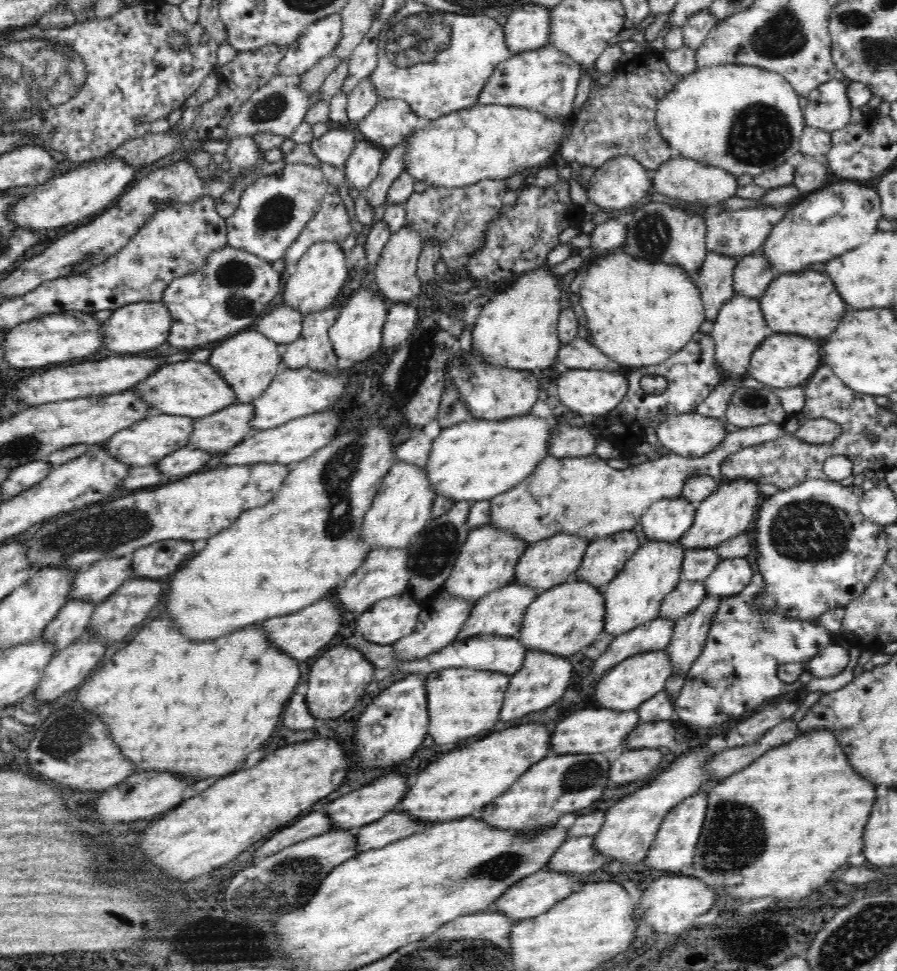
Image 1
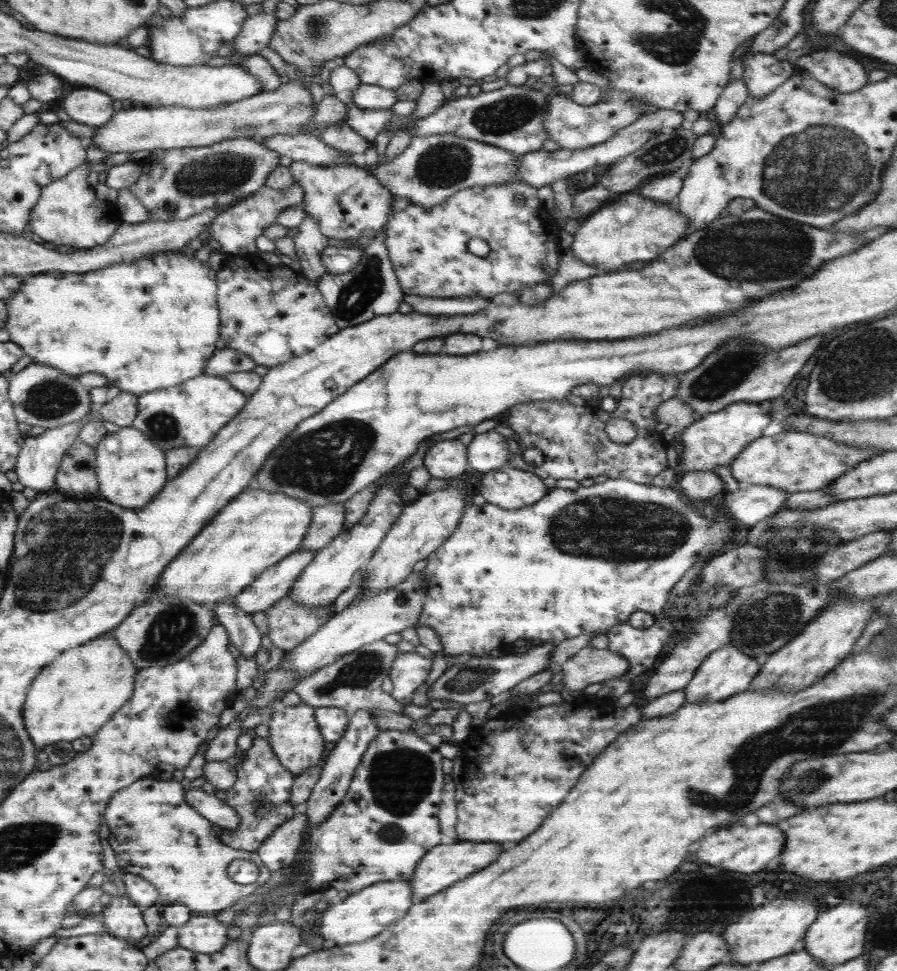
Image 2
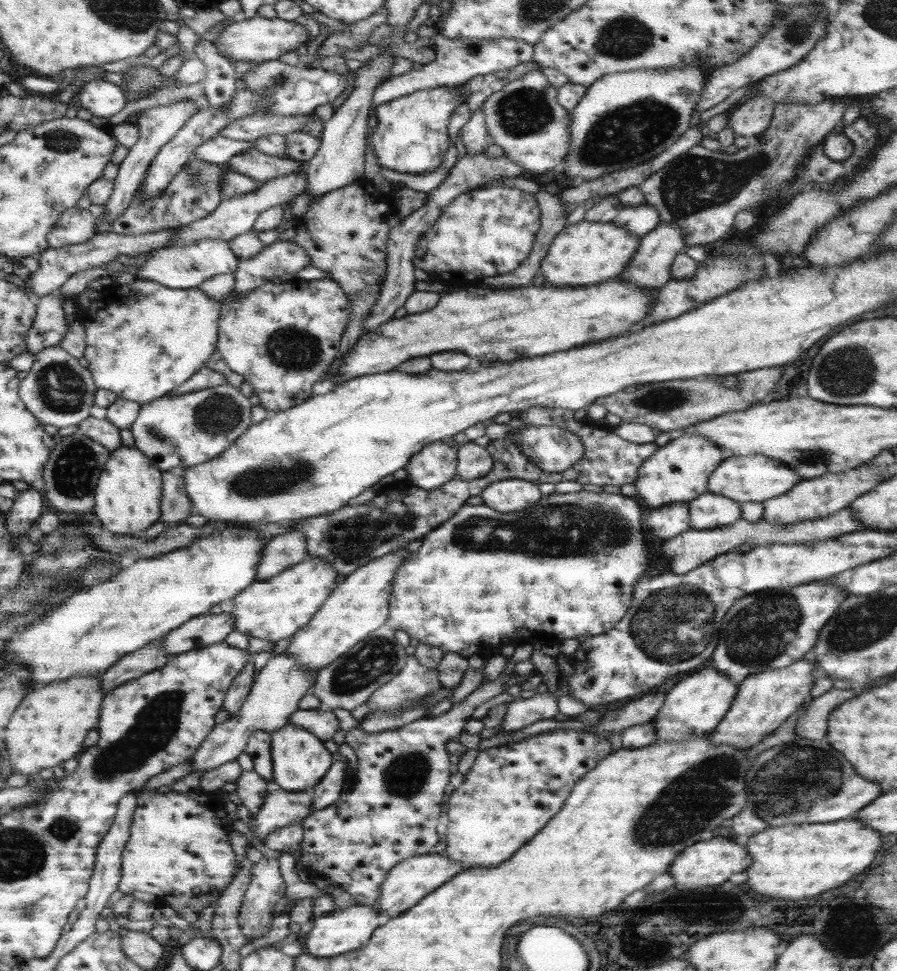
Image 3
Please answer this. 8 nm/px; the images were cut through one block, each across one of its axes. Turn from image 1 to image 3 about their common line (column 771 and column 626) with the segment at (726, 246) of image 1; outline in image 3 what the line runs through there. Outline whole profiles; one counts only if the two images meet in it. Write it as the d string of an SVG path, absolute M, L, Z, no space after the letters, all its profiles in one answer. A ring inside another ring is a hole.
M643 202L643 204L637 204L637 206L624 206L610 222L613 226L623 228L627 234L641 238L641 236L647 234L647 231L653 230L660 221L657 210L651 204Z

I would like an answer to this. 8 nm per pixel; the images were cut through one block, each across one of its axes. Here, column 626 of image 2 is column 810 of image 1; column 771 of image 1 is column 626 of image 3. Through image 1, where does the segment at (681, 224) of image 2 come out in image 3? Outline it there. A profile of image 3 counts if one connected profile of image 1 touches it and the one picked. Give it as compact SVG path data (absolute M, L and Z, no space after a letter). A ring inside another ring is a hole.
M585 219L571 224L566 222L553 237L538 272L541 272L544 282L551 286L593 285L613 279L626 270L627 261L637 247L637 239L611 222L587 222Z

